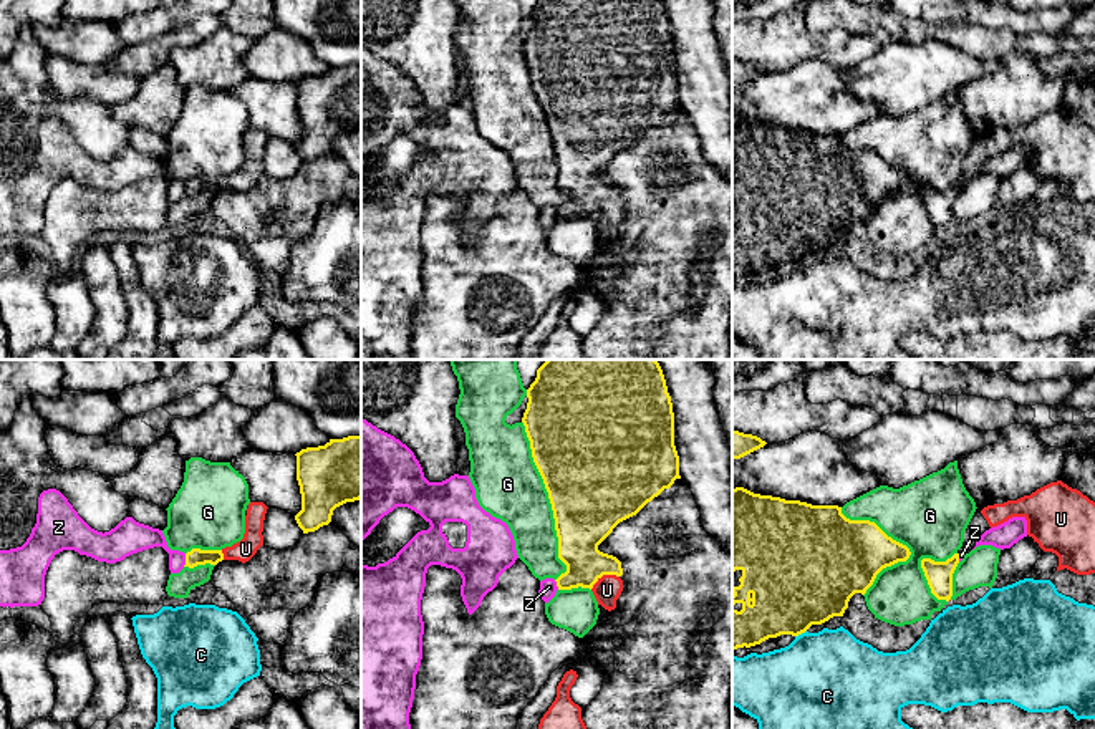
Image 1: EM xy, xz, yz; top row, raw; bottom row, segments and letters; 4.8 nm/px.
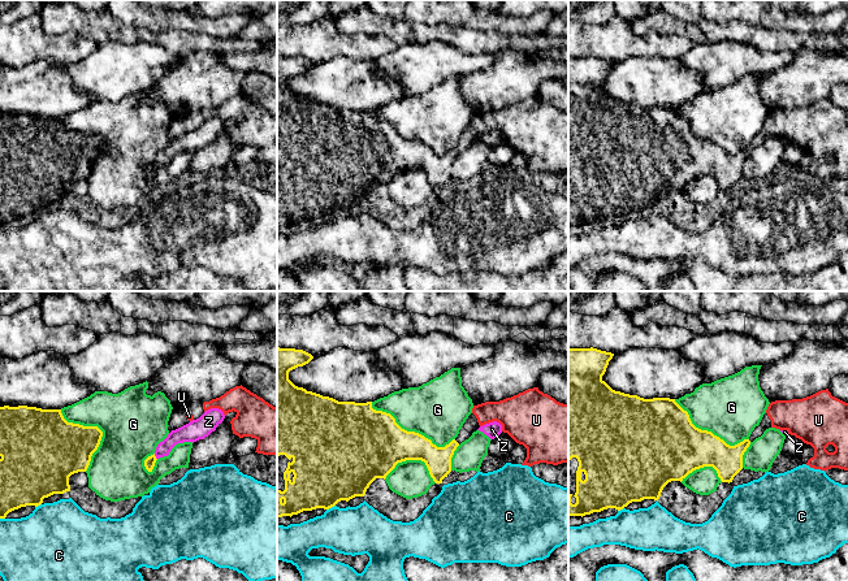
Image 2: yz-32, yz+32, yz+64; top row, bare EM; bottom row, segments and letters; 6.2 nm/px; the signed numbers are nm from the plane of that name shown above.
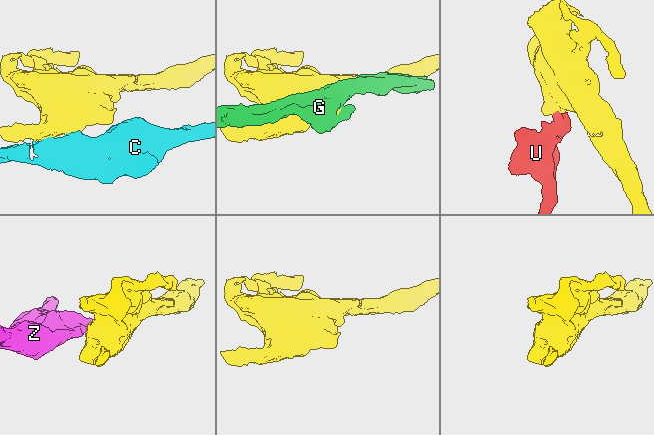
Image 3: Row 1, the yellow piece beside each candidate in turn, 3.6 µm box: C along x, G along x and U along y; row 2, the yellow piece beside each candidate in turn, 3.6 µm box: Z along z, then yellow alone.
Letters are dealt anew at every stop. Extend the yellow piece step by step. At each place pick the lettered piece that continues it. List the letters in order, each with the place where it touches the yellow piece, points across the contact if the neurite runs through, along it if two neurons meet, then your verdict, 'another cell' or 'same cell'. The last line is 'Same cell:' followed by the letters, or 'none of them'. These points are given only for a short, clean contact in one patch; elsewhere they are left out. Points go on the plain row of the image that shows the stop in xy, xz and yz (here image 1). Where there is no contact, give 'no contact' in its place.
C: meets yellow in yz at (800, 262); another cell
G: meets yellow in xz at (550, 130); another cell
U: meets yellow in xz at (603, 202); runs through xz (582, 156), (582, 181), (603, 202), (607, 219); same cell
Z: meets yellow in xy at (186, 189); border along xy (186, 183), (183, 194); another cell
Same cell: U

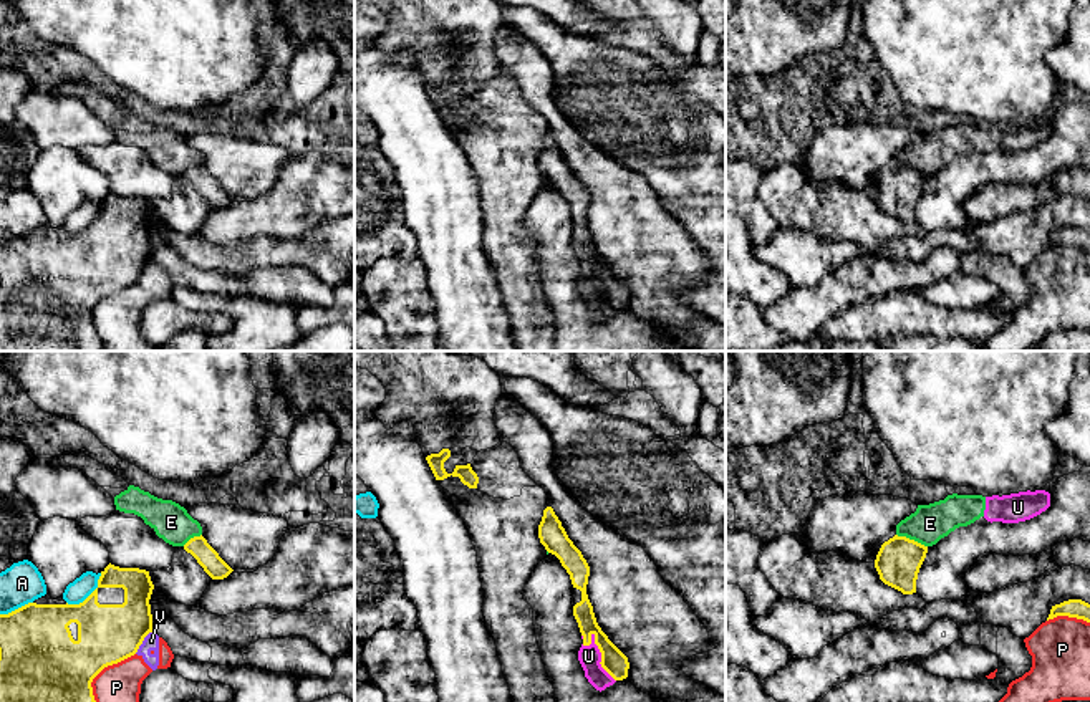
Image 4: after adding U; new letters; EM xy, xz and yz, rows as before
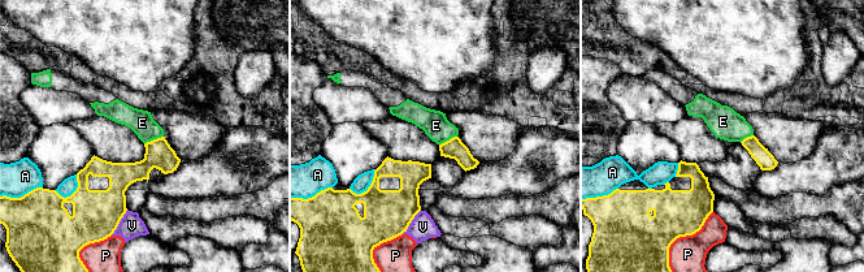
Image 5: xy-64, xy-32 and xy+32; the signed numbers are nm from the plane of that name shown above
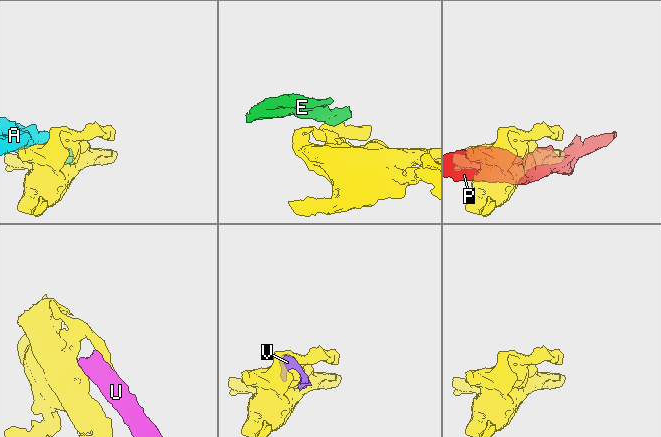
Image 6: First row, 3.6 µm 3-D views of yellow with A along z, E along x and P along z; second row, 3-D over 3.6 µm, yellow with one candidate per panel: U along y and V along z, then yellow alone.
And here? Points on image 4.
A: meets yellow in xy at (90, 224); another cell
E: meets yellow in yz at (911, 169); border along yz (897, 163), (926, 176); another cell
P: meets yellow in xy at (95, 305); another cell
U: meets yellow in xz at (602, 287); border along xz (592, 262), (592, 270), (600, 282), (600, 295), (615, 310); another cell
V: meets yellow in xy at (141, 272); another cell
Same cell: none of them

